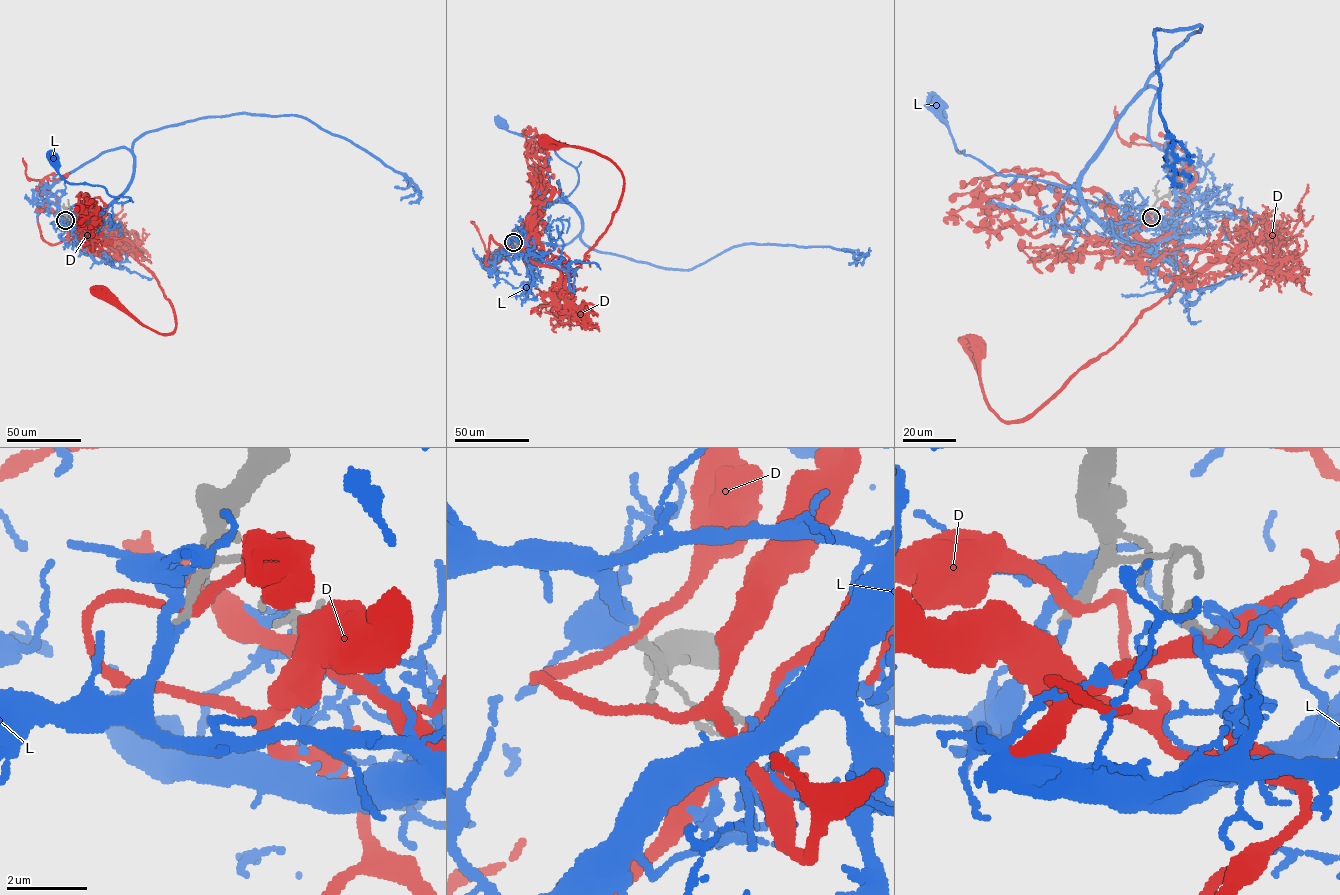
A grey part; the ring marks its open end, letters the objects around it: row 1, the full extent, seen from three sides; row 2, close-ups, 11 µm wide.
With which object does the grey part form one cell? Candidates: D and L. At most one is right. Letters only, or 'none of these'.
L

